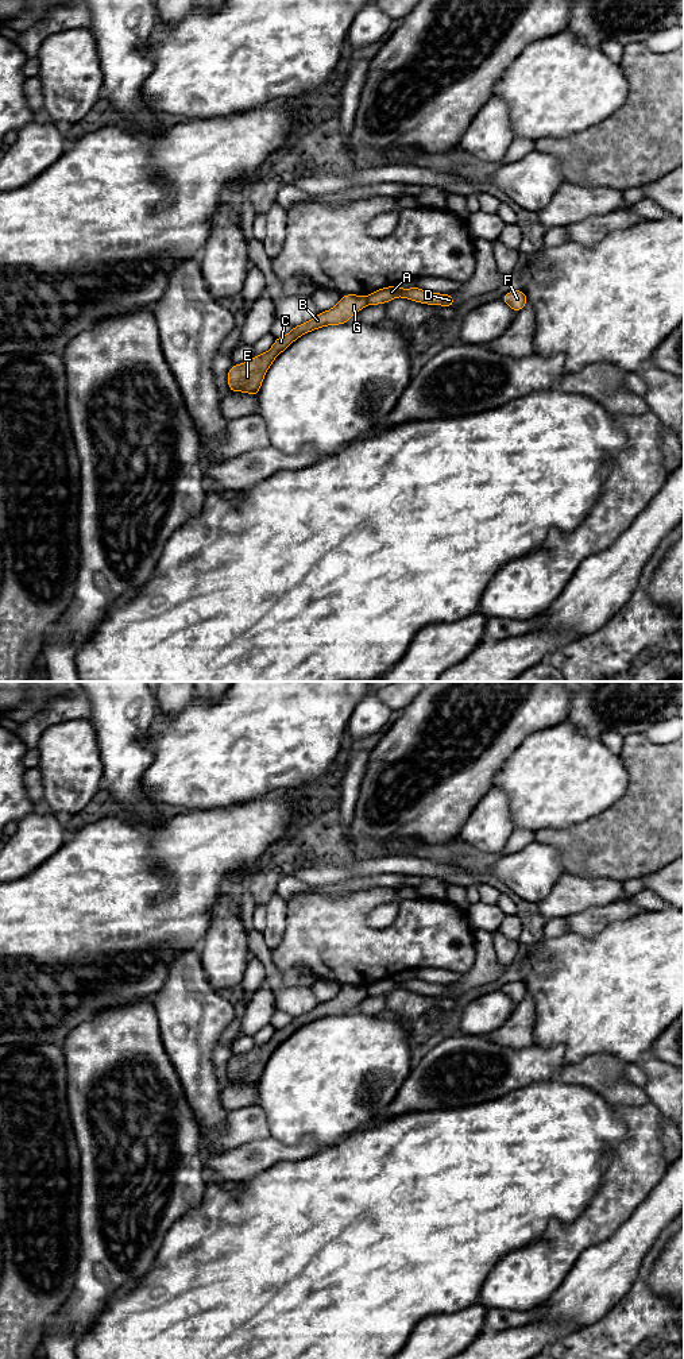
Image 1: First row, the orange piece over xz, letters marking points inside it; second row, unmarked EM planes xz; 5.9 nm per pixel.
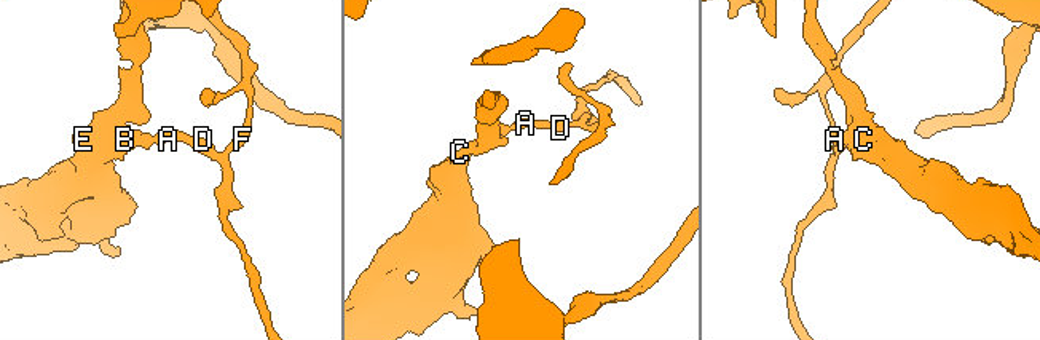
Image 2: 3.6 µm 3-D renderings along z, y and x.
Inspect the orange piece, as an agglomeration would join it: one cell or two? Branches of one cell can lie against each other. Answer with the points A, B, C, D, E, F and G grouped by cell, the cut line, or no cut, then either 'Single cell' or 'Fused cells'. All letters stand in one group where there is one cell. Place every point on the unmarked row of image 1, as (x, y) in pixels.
Groups: A D F / B C E G. Split along xz (364, 988), (367, 995). Fused cells

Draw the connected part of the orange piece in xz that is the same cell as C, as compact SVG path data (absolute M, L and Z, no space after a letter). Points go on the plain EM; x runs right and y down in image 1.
M343 985L336 997L320 1003L312 1011L295 1016L287 1026L277 1028L271 1039L255 1046L246 1054L233 1055L228 1061L227 1073L232 1084L250 1084L255 1089L259 1085L264 1066L275 1049L302 1026L324 1019L326 1016L347 1015L348 1011L367 996L367 989L358 985Z

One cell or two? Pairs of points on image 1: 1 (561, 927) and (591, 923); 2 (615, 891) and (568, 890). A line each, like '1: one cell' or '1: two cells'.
1: two cells
2: one cell

